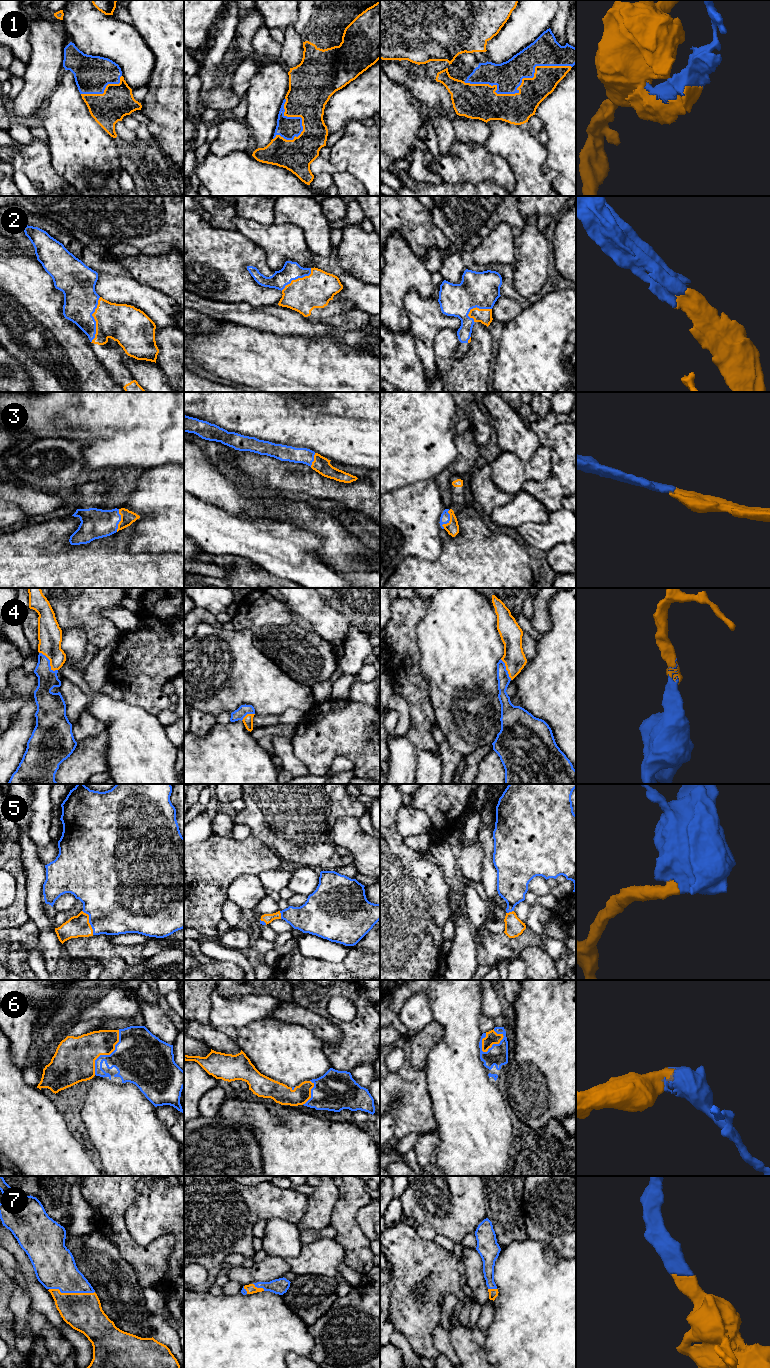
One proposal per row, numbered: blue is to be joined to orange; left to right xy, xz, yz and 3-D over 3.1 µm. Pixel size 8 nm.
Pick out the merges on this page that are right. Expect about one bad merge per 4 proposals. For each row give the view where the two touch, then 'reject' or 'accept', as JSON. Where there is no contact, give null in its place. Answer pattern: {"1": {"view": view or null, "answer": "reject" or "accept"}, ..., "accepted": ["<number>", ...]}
{"1": {"view": "yz", "answer": "accept"}, "2": {"view": "xy", "answer": "accept"}, "3": {"view": "xy", "answer": "accept"}, "4": {"view": "xy", "answer": "accept"}, "5": {"view": "xy", "answer": "accept"}, "6": {"view": "yz", "answer": "accept"}, "7": {"view": "xy", "answer": "accept"}, "accepted": ["1", "2", "3", "4", "5", "6", "7"]}

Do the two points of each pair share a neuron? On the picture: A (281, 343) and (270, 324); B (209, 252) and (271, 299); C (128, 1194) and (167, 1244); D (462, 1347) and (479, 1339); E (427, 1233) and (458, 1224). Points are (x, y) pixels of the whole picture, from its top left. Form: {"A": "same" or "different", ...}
{"A": "different", "B": "same", "C": "same", "D": "different", "E": "different"}

